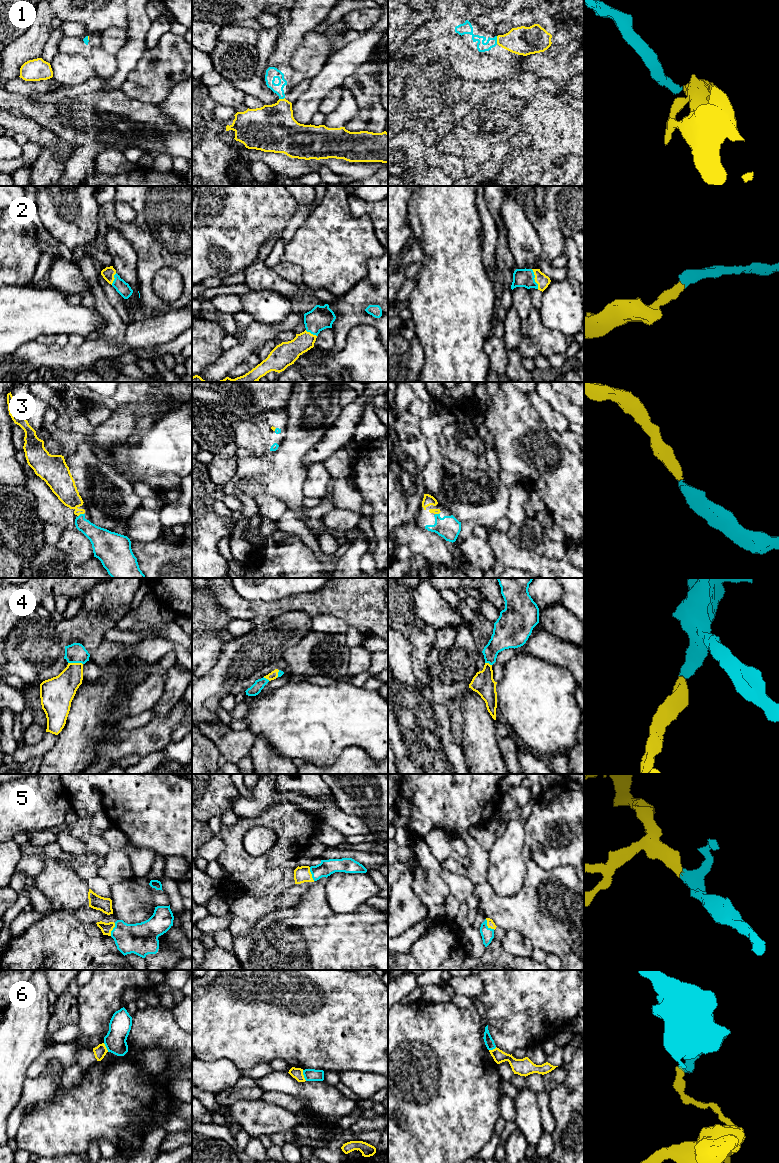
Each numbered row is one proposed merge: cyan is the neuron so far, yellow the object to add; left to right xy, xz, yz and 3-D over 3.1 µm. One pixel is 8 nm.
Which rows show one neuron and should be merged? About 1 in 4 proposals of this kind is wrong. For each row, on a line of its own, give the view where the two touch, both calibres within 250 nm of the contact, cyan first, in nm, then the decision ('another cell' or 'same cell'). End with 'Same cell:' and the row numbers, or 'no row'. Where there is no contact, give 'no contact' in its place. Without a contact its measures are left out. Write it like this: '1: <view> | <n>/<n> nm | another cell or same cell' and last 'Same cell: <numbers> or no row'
1: yz | 80/220 nm | another cell
2: yz | 140/100 nm | same cell
3: xy | 170/180 nm | same cell
4: xy | 160/220 nm | same cell
5: yz | 100/60 nm | same cell
6: xz | 100/90 nm | another cell
Same cell: 2, 3, 4, 5

